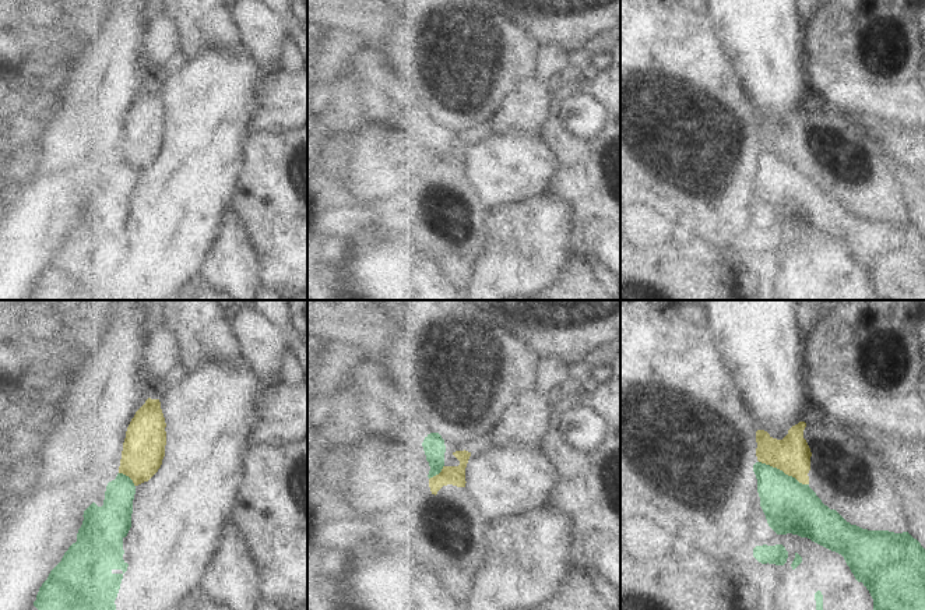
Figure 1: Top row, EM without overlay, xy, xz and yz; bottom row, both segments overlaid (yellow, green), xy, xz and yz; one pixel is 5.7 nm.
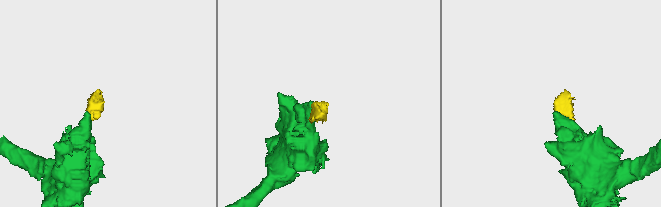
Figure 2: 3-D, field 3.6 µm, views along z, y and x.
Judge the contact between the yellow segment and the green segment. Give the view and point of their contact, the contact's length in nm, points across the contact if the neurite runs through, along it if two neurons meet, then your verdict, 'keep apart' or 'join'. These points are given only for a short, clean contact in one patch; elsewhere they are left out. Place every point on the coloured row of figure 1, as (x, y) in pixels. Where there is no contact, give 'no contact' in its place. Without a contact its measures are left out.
meets yellow in yz at (784, 472); contact 320 nm long; keep apart

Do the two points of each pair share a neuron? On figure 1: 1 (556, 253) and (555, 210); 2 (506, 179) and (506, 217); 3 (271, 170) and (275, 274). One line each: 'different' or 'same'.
1: same
2: different
3: same

